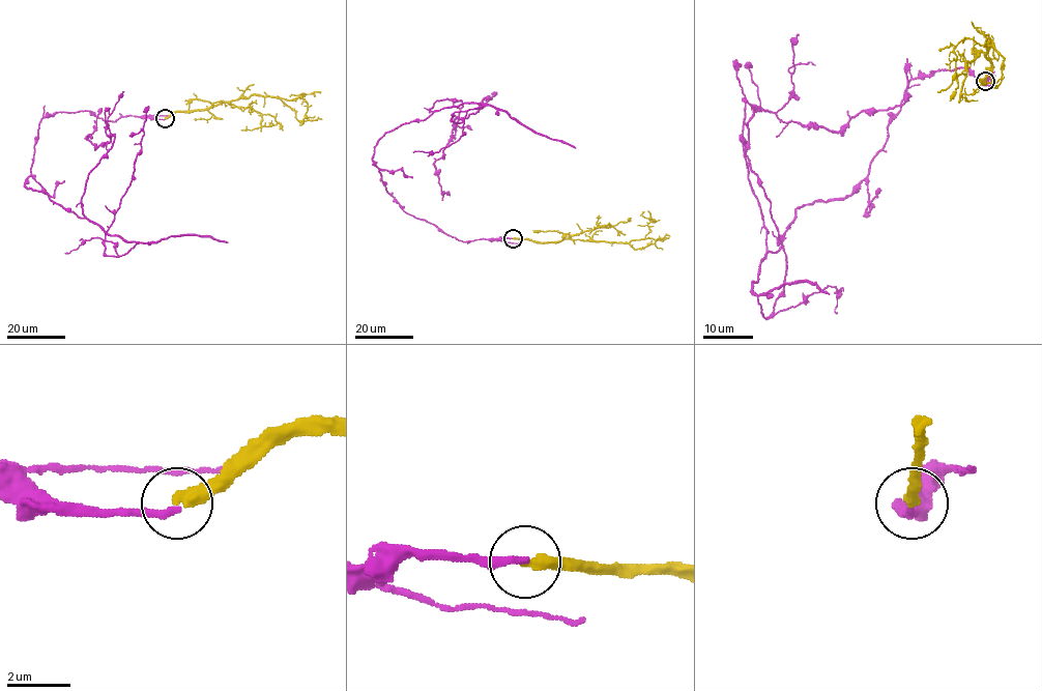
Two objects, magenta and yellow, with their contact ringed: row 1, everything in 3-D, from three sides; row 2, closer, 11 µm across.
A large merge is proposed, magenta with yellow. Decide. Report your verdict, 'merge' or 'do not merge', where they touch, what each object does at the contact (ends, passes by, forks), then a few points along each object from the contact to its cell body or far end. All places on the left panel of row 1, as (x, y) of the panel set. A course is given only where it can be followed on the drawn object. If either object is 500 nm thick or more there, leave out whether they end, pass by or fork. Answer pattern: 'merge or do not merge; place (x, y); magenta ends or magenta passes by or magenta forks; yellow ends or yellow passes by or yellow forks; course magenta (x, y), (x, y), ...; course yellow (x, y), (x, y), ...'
do not merge; place (165, 118); magenta ends; yellow ends; course magenta (165, 118), (80, 111), (39, 122), (24, 184), (136, 242), (106, 256), (148, 106); course yellow (165, 118), (176, 112), (207, 110), (254, 94), (294, 99), (301, 93), (307, 104), (299, 124)

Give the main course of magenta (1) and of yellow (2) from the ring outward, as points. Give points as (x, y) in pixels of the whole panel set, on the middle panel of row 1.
1: (513, 238), (464, 241), (407, 213), (372, 160), (400, 125), (484, 105), (454, 112), (461, 122), (496, 92)
2: (513, 238), (541, 242), (566, 239), (628, 242), (642, 239), (649, 231), (647, 225), (655, 222), (647, 210)

